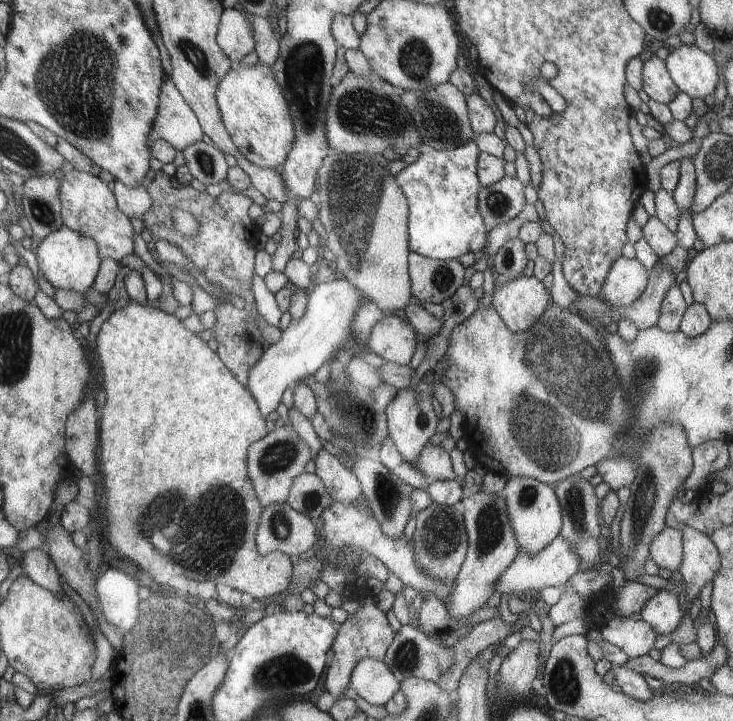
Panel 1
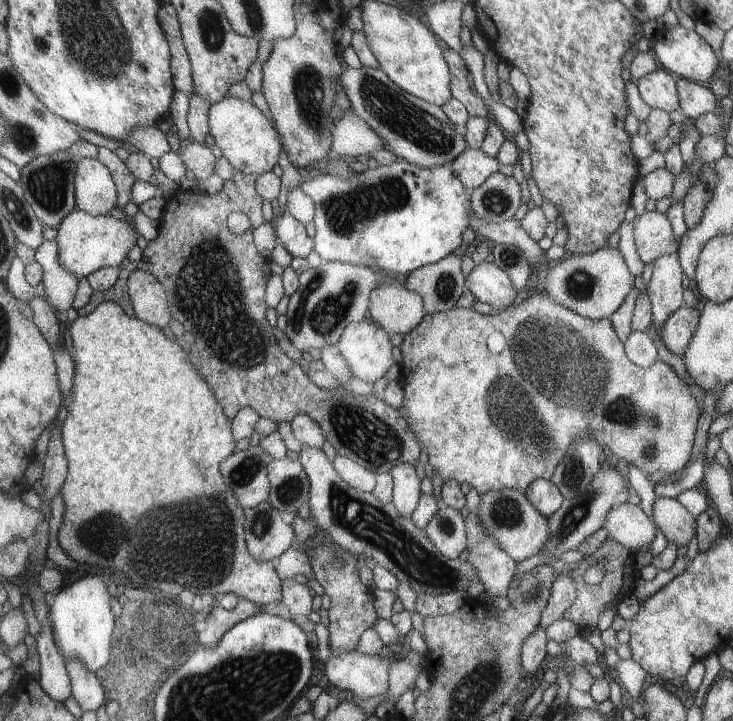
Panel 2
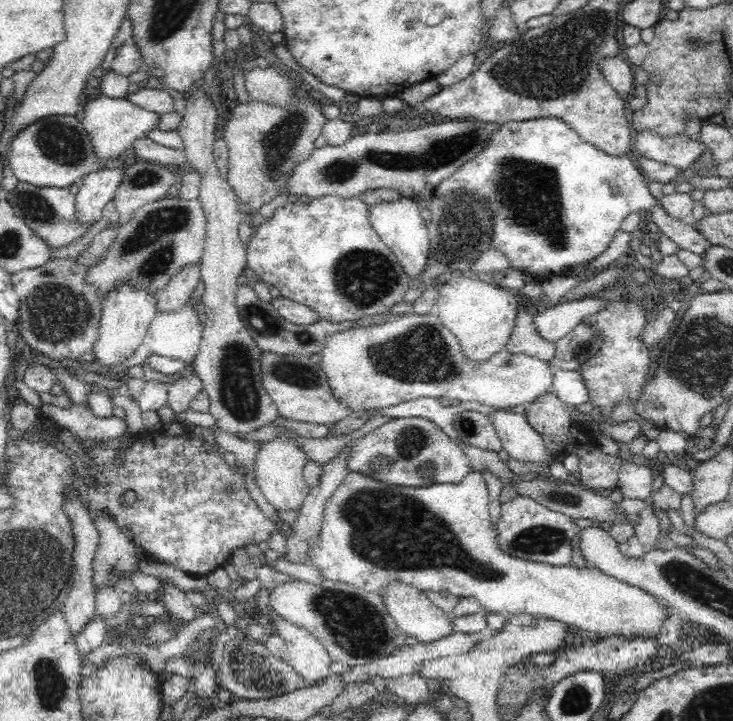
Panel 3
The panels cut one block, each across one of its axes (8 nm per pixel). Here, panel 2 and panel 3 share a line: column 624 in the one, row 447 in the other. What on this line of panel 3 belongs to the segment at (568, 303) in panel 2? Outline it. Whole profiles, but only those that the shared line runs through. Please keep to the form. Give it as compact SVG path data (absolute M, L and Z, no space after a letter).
M289 432L274 440L260 443L262 446L257 452L254 472L262 494L276 510L286 512L300 509L310 489L303 477L303 466L307 464L307 456L293 438L289 438Z

